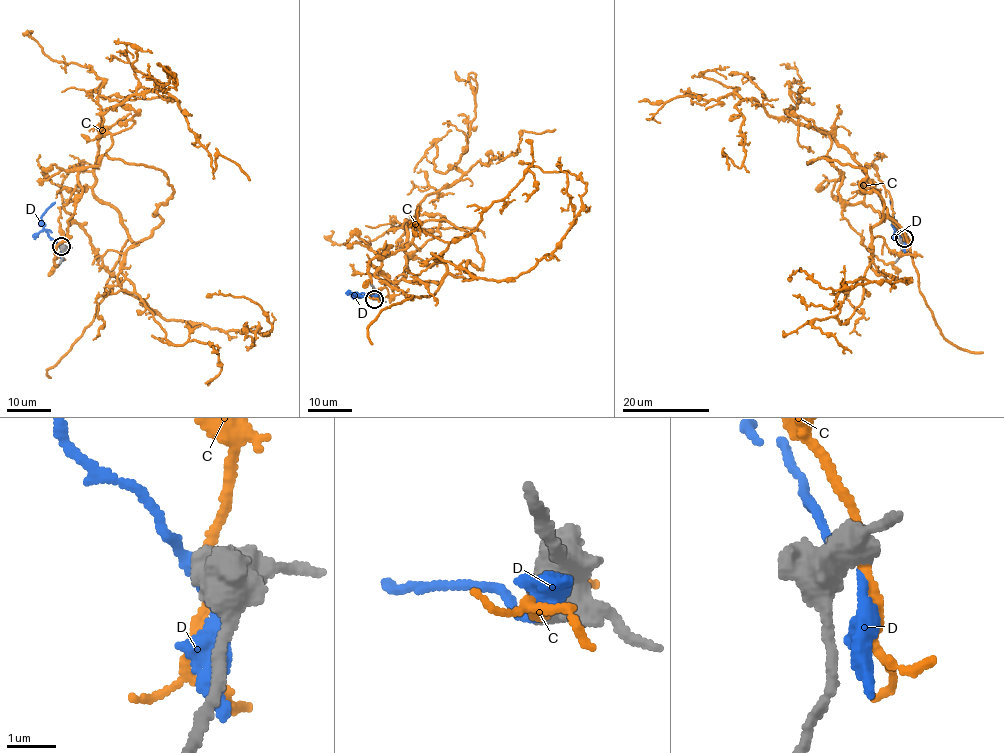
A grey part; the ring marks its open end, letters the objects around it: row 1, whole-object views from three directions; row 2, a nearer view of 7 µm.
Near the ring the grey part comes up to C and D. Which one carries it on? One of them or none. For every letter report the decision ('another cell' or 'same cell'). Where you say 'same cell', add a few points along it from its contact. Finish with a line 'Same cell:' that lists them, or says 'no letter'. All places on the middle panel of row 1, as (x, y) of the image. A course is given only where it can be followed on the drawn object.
C: same cell | via (375, 299), (401, 275), (439, 282), (446, 267), (431, 252), (509, 280), (555, 248), (585, 183), (518, 162)
D: another cell
Same cell: C

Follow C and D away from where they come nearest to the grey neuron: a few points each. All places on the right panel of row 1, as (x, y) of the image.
C: (905, 239), (862, 167), (886, 212), (871, 269), (908, 283), (833, 290), (800, 268), (790, 281)
D: (905, 240), (897, 233), (890, 200)

